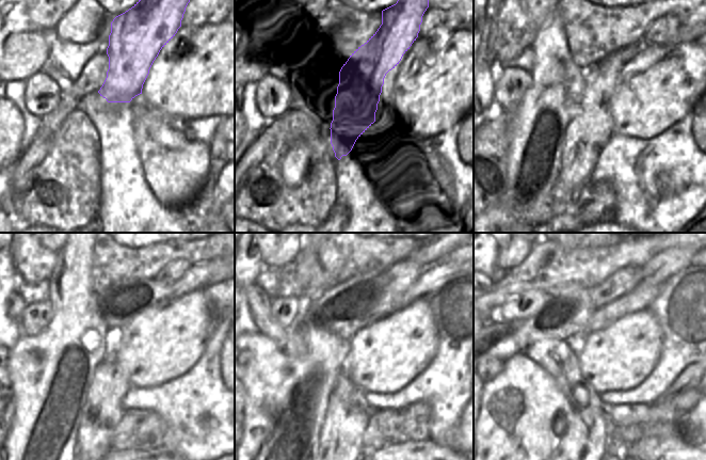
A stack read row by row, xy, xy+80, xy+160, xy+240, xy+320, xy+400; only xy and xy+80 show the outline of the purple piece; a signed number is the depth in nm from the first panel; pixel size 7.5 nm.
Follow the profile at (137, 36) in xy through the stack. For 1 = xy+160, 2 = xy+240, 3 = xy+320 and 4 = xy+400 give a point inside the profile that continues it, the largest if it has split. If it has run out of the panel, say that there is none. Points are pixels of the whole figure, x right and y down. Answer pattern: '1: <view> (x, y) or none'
1: xy+160 (586, 136)
2: xy+240 (102, 411)
3: xy+320 (339, 448)
4: xy+400 (580, 449)

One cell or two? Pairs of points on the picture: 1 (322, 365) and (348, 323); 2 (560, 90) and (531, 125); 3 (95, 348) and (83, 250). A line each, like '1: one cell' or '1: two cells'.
1: two cells
2: one cell
3: one cell

